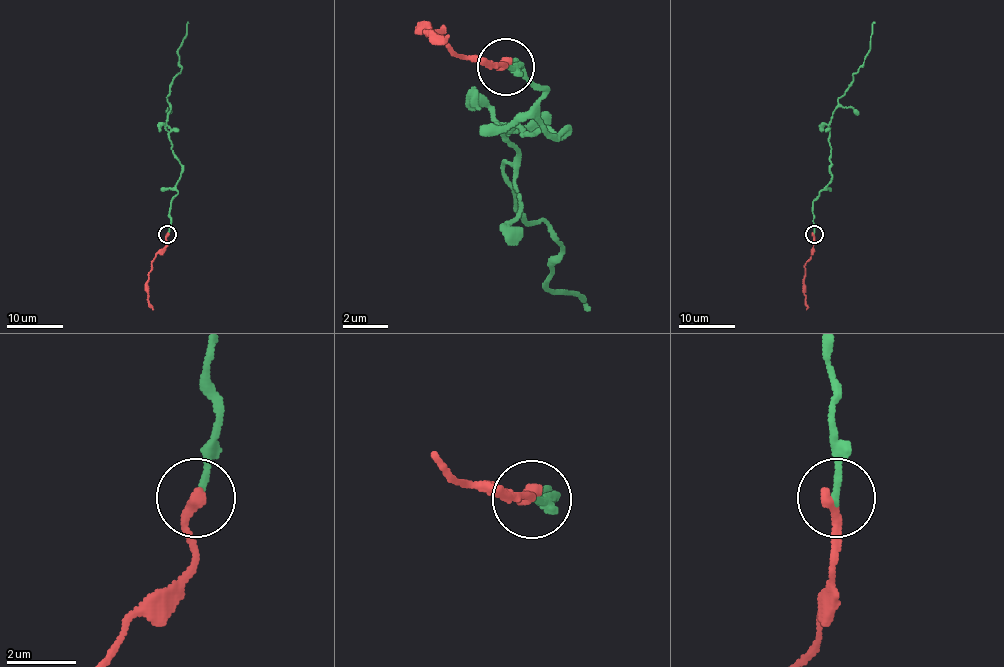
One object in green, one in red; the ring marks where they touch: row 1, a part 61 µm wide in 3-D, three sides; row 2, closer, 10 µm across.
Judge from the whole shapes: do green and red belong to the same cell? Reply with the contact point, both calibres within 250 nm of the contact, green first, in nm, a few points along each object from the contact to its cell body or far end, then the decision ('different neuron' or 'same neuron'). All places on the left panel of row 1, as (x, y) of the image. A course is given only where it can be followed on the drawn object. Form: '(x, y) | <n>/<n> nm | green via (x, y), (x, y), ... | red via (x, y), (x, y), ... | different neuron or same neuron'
(167, 234) | 190/360 nm | green via (168, 233), (182, 164), (165, 124), (170, 107), (166, 98), (182, 68), (177, 51), (187, 21) | red via (168, 233), (166, 245), (151, 265), (148, 304), (153, 310) | same neuron

